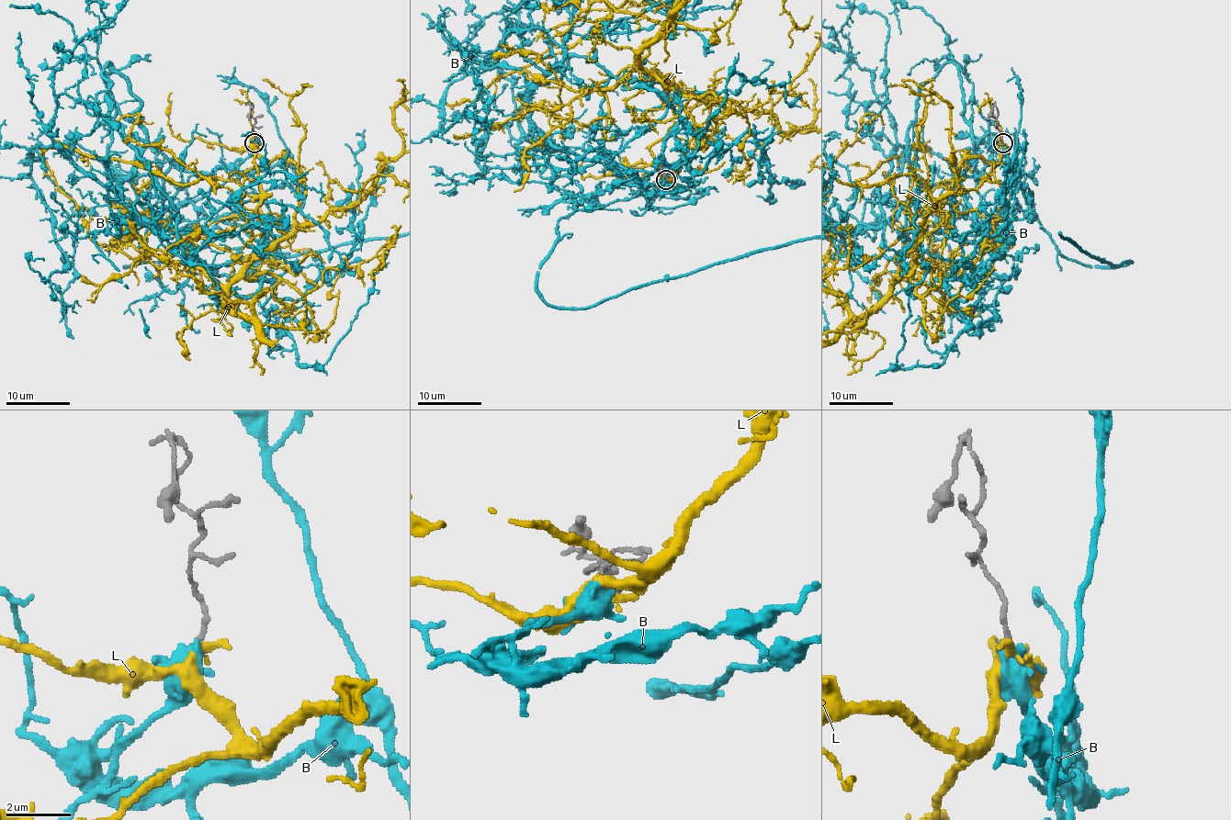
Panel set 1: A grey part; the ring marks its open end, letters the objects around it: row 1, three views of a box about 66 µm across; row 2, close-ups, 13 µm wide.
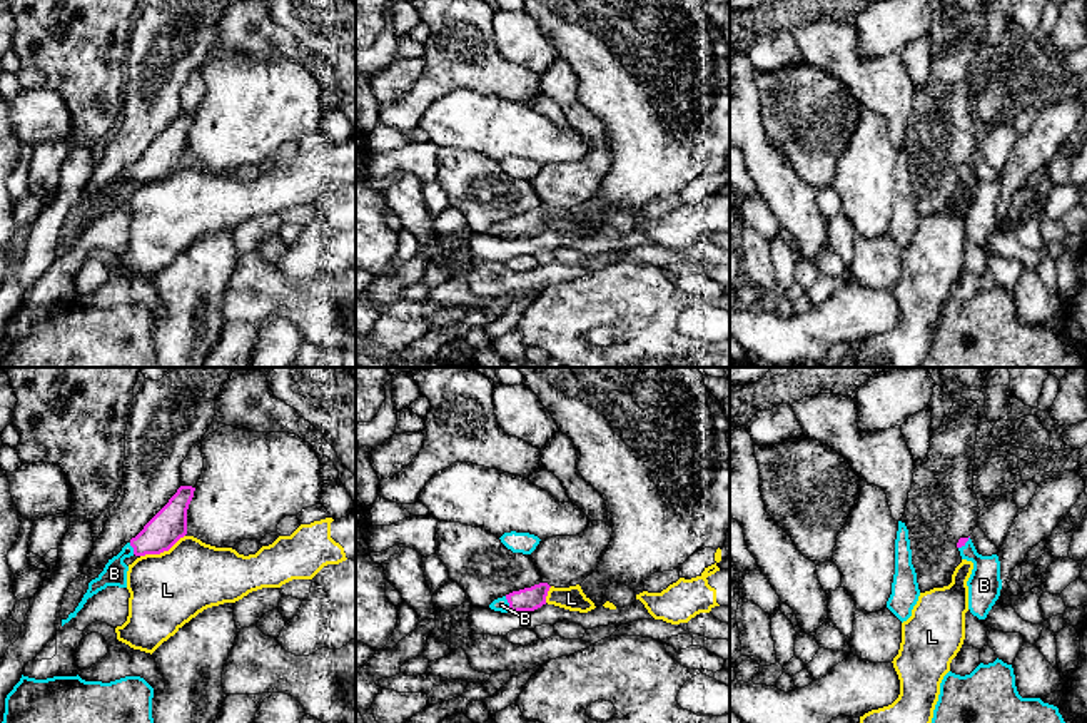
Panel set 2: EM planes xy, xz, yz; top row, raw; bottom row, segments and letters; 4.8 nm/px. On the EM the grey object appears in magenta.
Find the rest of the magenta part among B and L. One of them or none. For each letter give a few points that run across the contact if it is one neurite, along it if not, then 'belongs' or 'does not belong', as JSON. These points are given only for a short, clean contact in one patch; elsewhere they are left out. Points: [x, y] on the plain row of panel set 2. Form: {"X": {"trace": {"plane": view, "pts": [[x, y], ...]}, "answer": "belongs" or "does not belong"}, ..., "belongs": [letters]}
{"B": {"trace": {"plane": "xz", "pts": [[531, 224], [508, 227], [501, 231]]}, "answer": "belongs"}, "L": {"trace": {"plane": "xy", "pts": [[184, 161], [167, 176], [141, 182]]}, "answer": "does not belong"}, "belongs": ["B"]}

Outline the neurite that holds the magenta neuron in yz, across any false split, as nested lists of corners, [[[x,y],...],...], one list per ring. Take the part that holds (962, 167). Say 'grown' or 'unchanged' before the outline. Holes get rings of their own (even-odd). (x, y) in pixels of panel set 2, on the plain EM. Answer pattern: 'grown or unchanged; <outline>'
grown; [[[960,164],[957,174],[962,185],[973,189],[972,200],[967,207],[968,235],[978,245],[985,245],[1002,215],[999,182],[978,180],[970,164]]]

